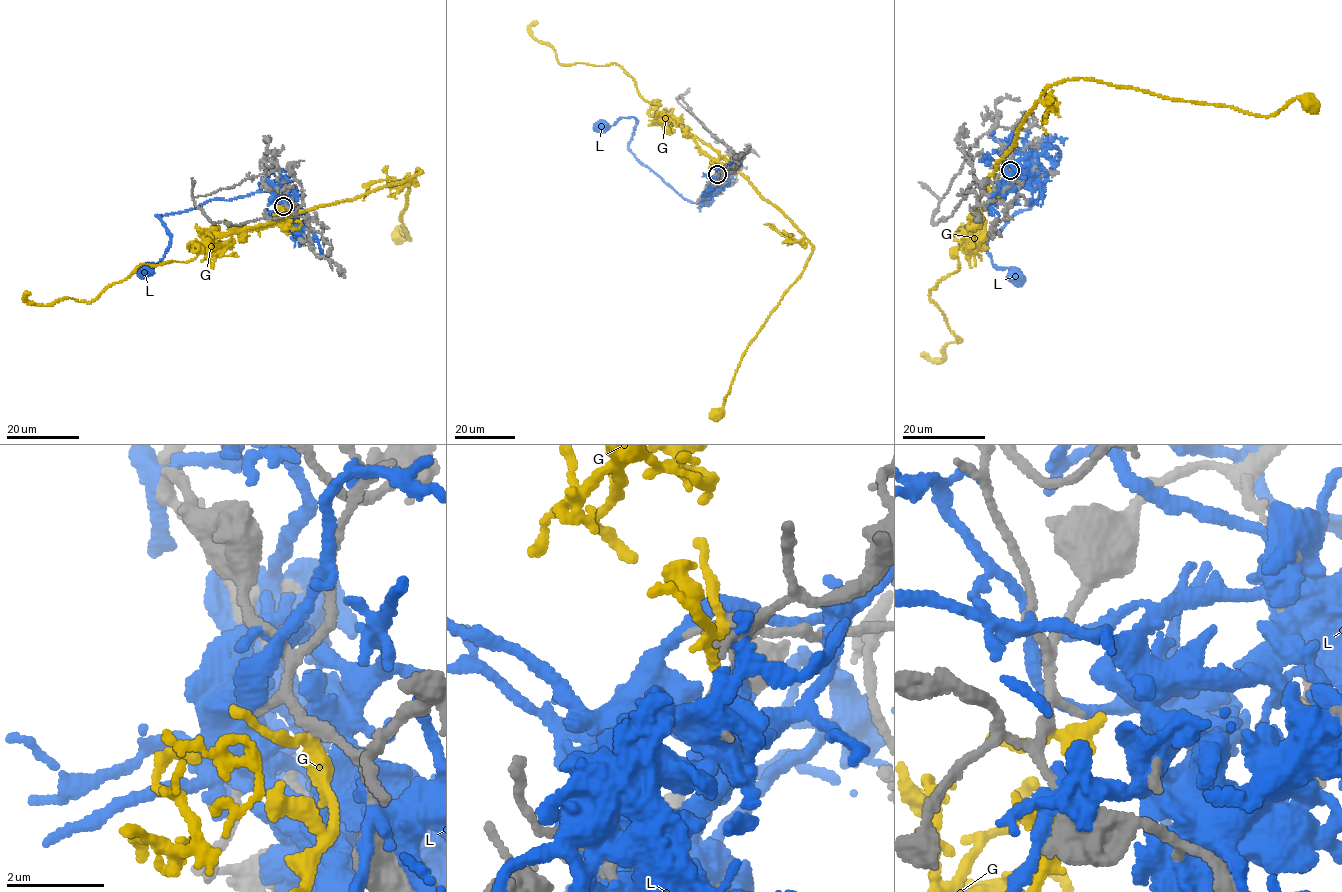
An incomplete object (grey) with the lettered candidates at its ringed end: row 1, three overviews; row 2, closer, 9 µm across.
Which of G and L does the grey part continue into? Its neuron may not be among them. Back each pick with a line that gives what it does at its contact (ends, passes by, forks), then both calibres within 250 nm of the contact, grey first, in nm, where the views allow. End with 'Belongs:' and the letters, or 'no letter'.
Belongs: no letter

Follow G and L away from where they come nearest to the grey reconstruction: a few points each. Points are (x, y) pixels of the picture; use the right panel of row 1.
G: (1007, 171), (977, 214), (1025, 116), (1066, 80), (1252, 114), (1308, 103)
L: (1008, 169), (1054, 146), (1059, 149), (1035, 201), (987, 241), (992, 263), (1011, 270), (1014, 276)

